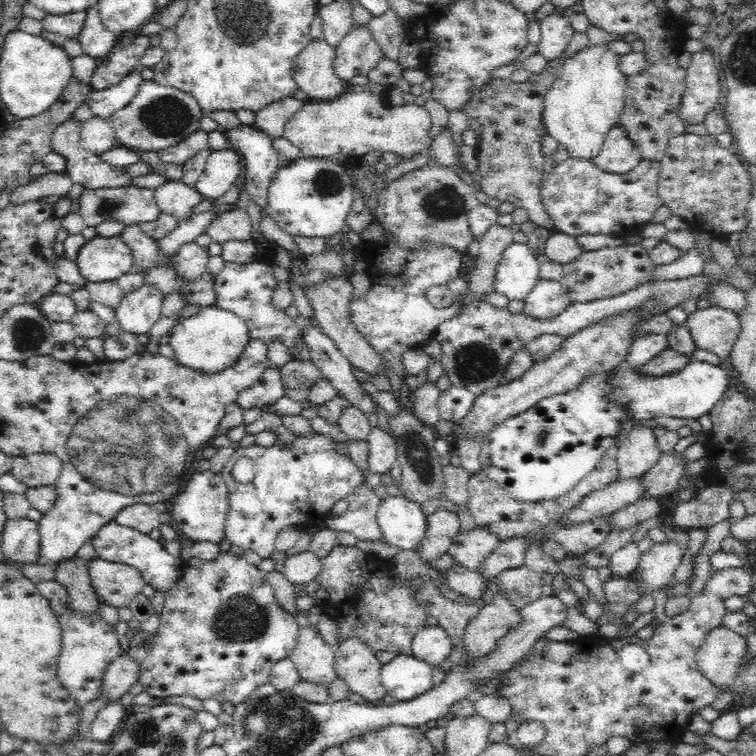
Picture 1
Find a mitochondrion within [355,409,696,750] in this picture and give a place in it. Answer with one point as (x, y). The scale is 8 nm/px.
(647, 713)

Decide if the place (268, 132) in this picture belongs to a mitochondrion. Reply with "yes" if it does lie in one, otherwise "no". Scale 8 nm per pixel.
no

